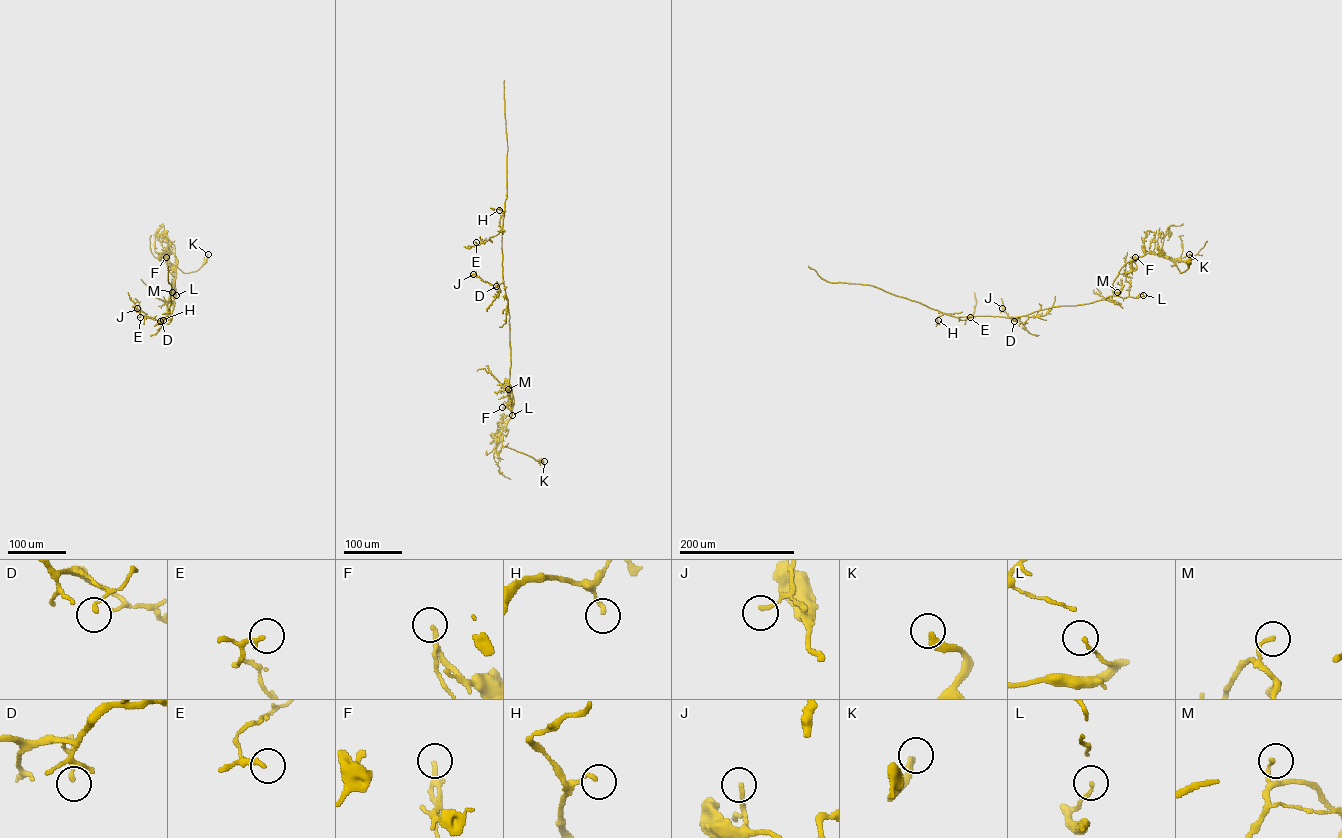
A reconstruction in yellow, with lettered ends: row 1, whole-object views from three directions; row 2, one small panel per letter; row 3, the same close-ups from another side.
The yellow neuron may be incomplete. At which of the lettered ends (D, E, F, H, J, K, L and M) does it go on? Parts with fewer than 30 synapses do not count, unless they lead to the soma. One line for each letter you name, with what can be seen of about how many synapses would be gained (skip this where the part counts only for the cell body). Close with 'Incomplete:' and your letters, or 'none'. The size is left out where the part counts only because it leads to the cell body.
Incomplete: none

